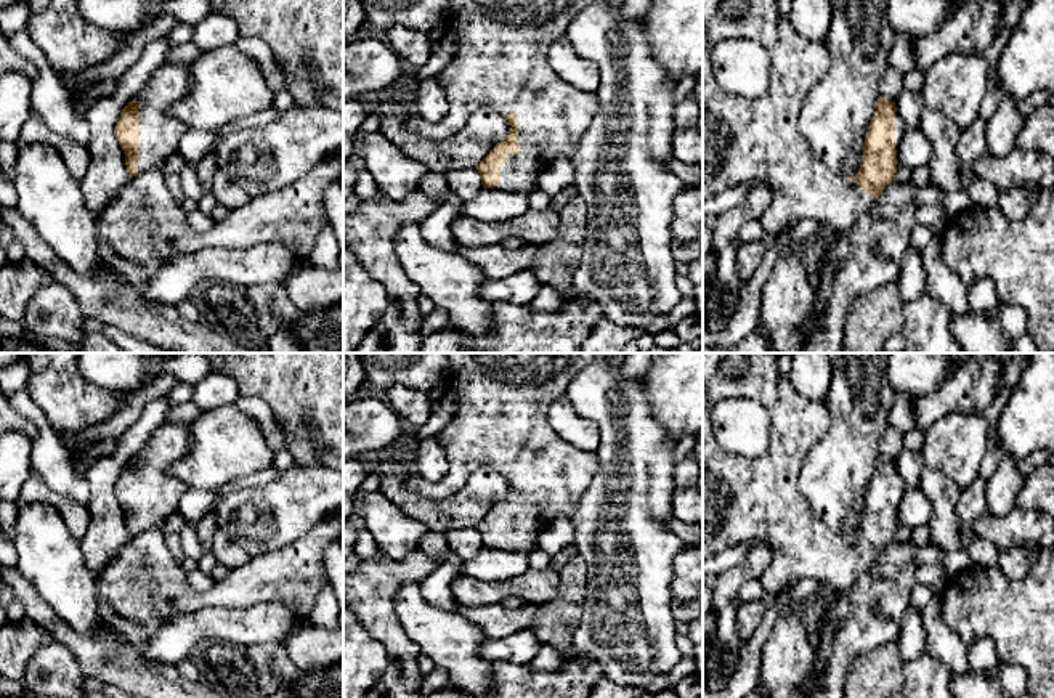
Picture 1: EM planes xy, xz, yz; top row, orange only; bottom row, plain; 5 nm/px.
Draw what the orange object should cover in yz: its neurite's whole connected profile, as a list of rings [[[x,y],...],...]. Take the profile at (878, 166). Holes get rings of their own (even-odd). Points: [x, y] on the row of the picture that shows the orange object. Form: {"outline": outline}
{"outline": [[[703,0],[703,201],[740,185],[759,183],[772,193],[764,229],[768,237],[780,236],[791,223],[818,220],[825,231],[844,233],[861,212],[882,194],[894,180],[898,165],[897,149],[906,127],[895,103],[878,98],[870,122],[861,164],[857,177],[841,177],[829,170],[799,130],[799,111],[812,88],[829,69],[826,42],[801,35],[789,18],[781,16],[776,0],[748,0],[738,19],[720,13],[724,0]],[[732,39],[751,39],[762,43],[770,56],[770,82],[760,98],[733,96],[719,88],[712,71],[712,50]]]}

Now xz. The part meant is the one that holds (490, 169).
{"outline": [[[448,0],[444,22],[456,34],[456,53],[435,77],[448,98],[448,114],[438,122],[412,117],[407,132],[444,138],[464,128],[481,106],[496,108],[510,125],[505,140],[476,167],[483,188],[529,194],[536,178],[558,157],[573,160],[597,109],[595,93],[565,82],[549,64],[550,45],[566,34],[571,19],[598,0]]]}

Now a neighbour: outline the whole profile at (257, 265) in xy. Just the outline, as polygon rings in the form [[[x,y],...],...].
[[[279,242],[245,249],[207,247],[191,254],[178,254],[175,258],[167,260],[144,286],[141,295],[154,308],[170,308],[176,306],[181,300],[193,298],[196,287],[205,281],[221,281],[242,287],[266,286],[271,282],[284,282],[302,265],[292,246]]]

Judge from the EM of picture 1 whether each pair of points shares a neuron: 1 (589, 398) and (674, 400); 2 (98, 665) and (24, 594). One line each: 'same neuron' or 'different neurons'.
1: different neurons
2: same neuron

